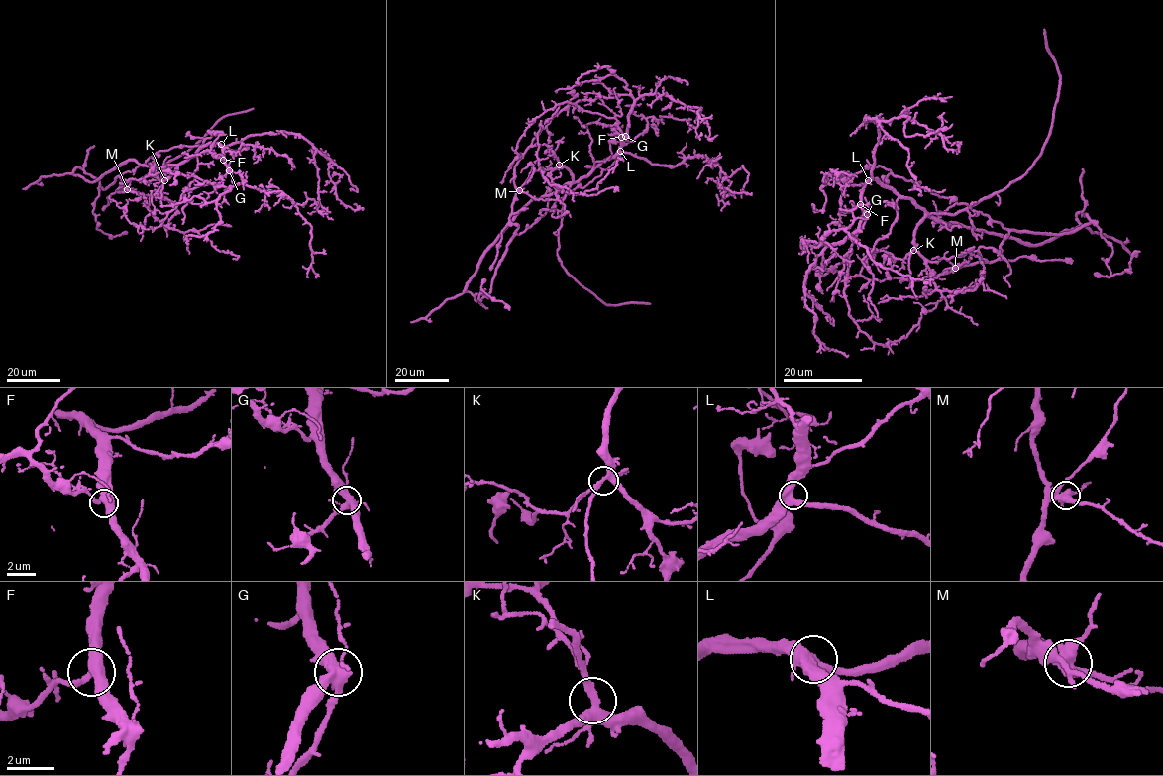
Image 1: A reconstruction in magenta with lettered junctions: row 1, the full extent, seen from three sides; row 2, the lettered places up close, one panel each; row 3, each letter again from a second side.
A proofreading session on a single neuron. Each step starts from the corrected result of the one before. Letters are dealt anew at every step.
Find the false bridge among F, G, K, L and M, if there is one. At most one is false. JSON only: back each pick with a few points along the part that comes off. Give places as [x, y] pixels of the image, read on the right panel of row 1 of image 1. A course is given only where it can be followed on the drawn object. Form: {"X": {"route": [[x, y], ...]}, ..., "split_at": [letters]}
{"split_at": []}

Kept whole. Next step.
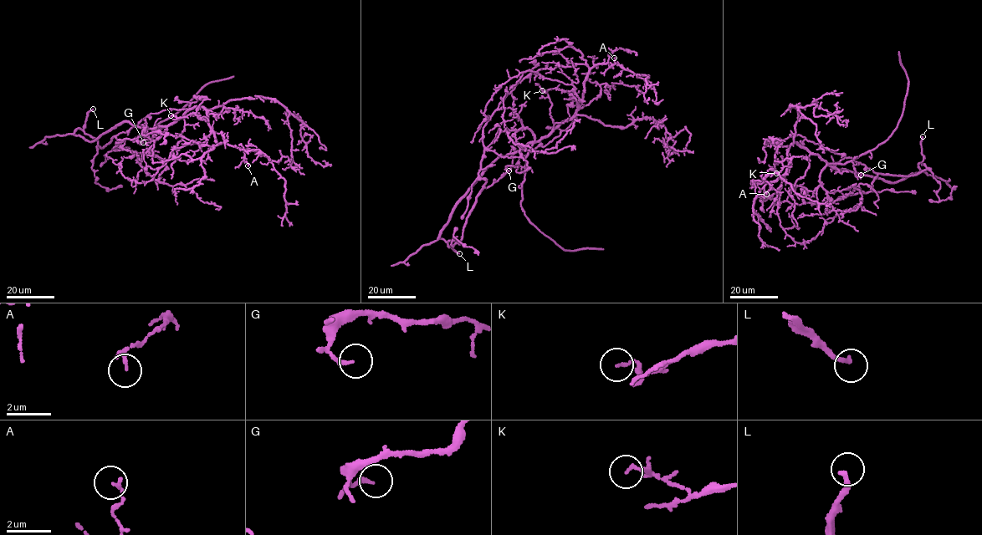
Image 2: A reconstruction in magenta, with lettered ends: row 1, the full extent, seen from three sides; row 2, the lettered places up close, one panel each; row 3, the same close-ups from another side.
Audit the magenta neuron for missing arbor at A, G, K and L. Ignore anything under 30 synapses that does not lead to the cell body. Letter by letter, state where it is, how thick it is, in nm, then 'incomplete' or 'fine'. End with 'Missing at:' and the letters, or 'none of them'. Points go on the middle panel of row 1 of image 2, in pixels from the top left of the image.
A: at (614, 58); 140 nm thick; fine
G: at (508, 170); 160 nm thick; fine
K: at (542, 90); 130 nm thick; fine
L: at (459, 253); 240 nm thick; incomplete
Missing at: L

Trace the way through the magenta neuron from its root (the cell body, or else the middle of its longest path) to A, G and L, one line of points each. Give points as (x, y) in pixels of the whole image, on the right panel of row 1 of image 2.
A: (823, 160), (797, 143), (792, 144), (788, 147), (786, 173), (774, 180), (763, 180), (771, 186), (766, 194)
G: (823, 160), (828, 163), (851, 162), (855, 175), (861, 175)
L: (823, 160), (841, 172), (846, 169), (894, 182), (920, 170), (918, 164), (923, 159), (920, 141), (923, 136)

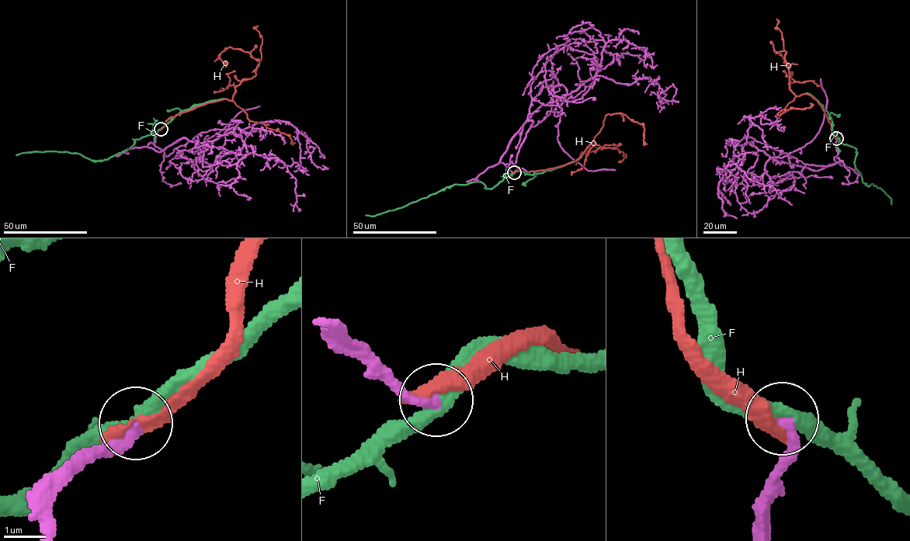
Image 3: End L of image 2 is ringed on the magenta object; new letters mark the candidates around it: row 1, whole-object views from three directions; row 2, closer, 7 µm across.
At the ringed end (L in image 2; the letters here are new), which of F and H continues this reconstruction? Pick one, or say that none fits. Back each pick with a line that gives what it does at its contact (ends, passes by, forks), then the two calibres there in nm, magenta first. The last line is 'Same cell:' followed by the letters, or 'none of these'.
Same cell: none of these

